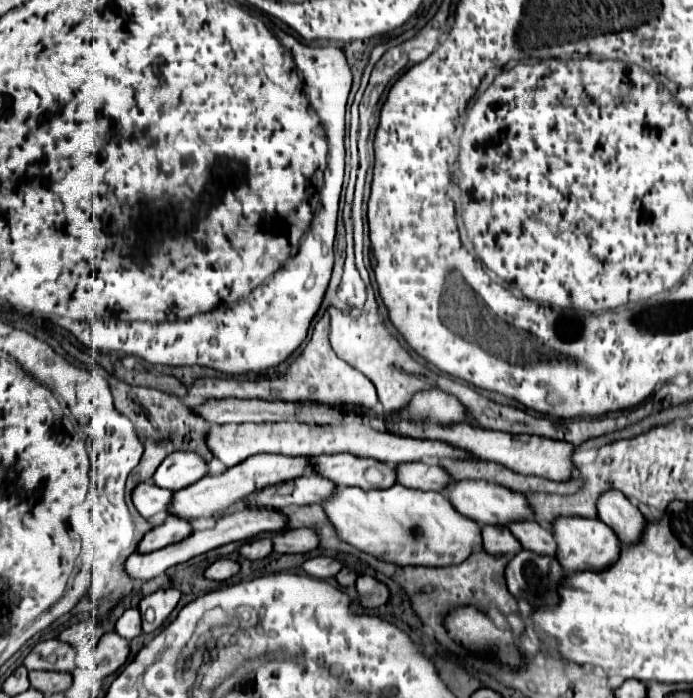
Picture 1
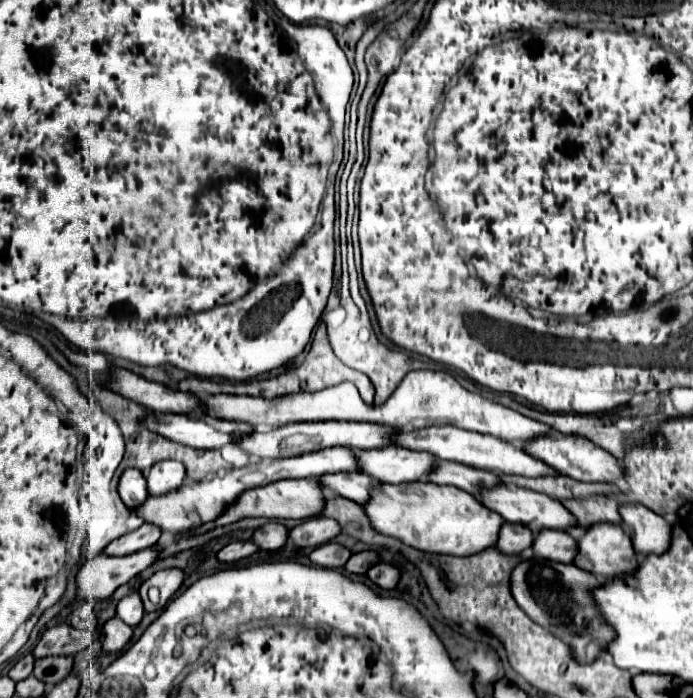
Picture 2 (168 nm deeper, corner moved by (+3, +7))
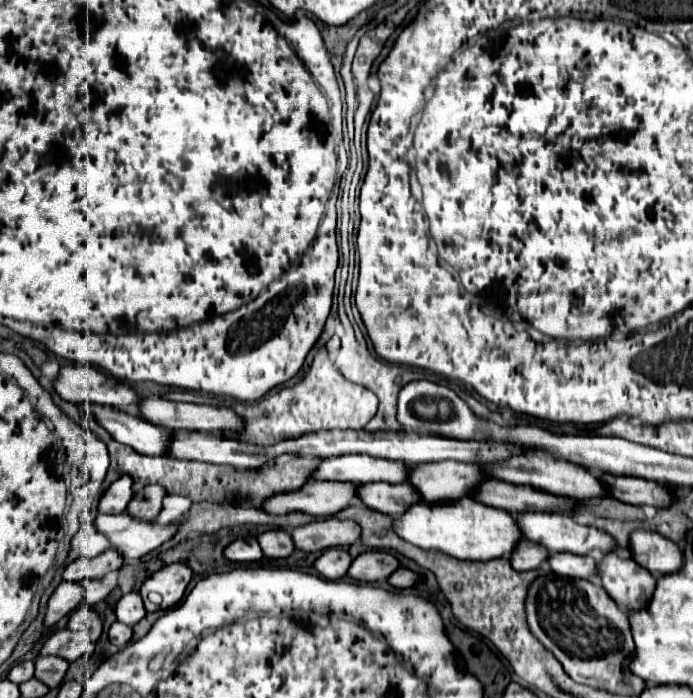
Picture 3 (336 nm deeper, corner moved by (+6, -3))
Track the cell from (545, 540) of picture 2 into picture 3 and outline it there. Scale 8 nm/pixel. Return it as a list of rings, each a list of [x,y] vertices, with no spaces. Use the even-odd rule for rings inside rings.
[[[570,552],[550,554],[548,566],[556,574],[572,576],[572,578],[592,578],[596,574],[596,560],[592,556],[580,556]]]

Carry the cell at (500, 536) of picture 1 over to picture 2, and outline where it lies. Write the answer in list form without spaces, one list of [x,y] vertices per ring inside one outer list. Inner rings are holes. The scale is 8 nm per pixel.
[[[505,522],[497,540],[497,548],[503,554],[521,554],[525,548],[533,544],[533,532],[523,524]]]

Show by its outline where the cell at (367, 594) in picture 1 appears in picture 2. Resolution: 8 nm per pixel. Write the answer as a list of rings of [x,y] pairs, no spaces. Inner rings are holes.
[[[375,564],[375,566],[367,572],[367,576],[369,576],[375,584],[379,584],[381,588],[391,590],[391,588],[397,586],[397,582],[399,582],[399,578],[401,578],[401,572],[399,572],[395,566],[391,566],[391,564]]]

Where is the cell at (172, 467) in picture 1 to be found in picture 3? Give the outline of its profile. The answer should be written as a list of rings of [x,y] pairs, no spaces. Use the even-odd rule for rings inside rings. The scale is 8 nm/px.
[[[150,484],[134,494],[132,502],[128,504],[128,514],[144,520],[154,520],[162,510],[162,500],[166,498],[166,488],[158,484]]]

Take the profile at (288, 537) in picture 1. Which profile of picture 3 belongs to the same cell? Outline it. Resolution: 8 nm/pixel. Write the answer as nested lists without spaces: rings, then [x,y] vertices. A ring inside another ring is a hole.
[[[338,518],[316,520],[306,526],[292,530],[294,546],[302,552],[318,552],[336,546],[350,546],[360,536],[360,526],[356,522],[346,522]]]

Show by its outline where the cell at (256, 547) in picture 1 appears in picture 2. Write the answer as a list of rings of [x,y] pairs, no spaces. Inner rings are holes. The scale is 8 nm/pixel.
[[[269,522],[265,526],[261,526],[255,536],[253,536],[255,544],[263,550],[277,550],[285,544],[287,540],[287,528],[279,522]]]

